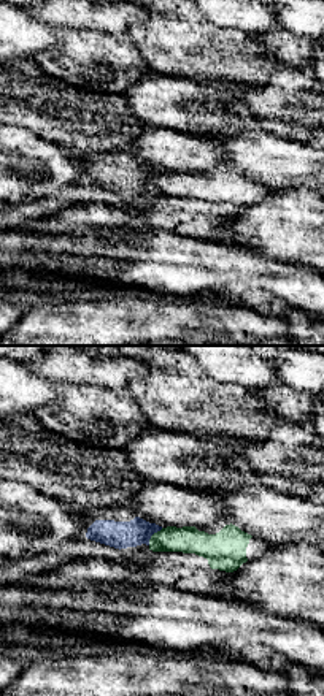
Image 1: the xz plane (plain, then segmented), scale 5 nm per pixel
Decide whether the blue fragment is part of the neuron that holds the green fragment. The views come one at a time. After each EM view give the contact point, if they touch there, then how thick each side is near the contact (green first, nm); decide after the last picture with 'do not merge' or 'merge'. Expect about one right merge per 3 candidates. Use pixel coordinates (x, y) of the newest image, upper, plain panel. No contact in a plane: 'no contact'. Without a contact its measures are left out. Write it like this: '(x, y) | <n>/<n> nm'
(153, 179) | 140/140 nm

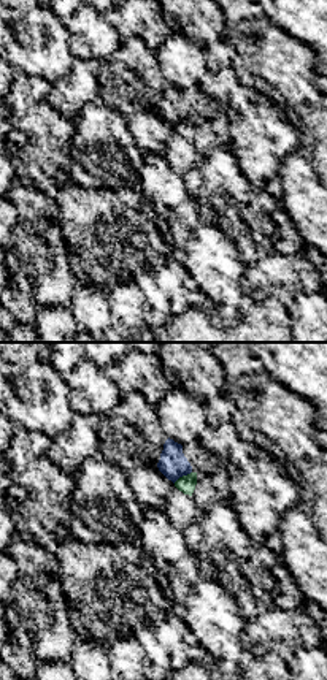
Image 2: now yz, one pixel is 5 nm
(183, 121) | 90/140 nm

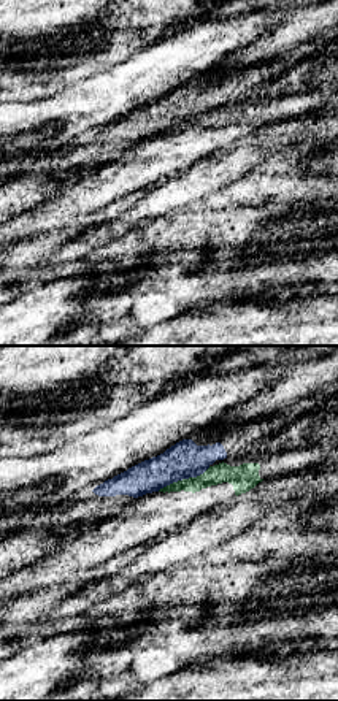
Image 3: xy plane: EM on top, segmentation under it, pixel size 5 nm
(183, 124) | 100/190 nm

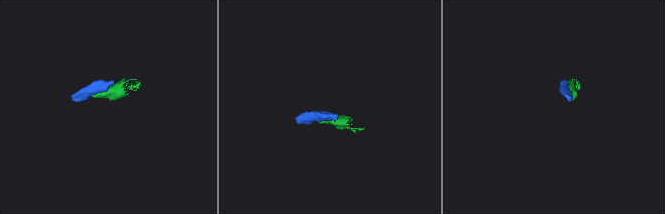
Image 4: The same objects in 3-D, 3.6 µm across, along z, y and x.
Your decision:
do not merge

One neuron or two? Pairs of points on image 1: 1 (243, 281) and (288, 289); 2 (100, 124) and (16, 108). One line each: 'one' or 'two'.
1: one
2: one

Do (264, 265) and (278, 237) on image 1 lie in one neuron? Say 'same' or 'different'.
different

